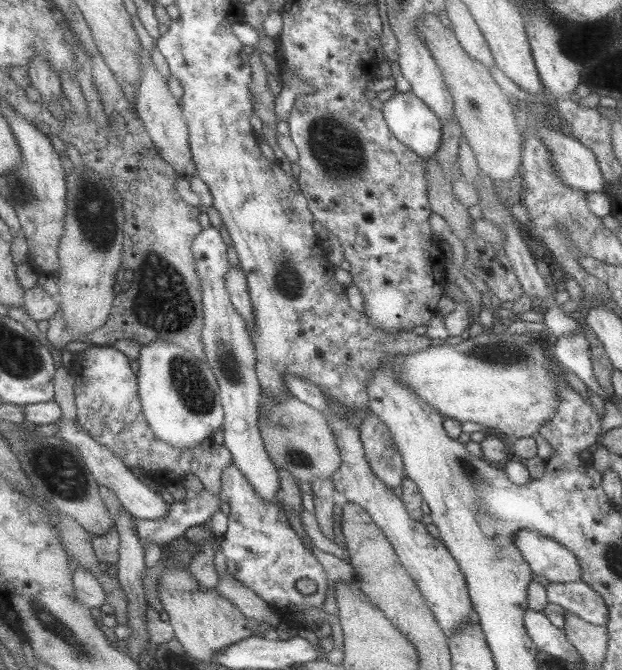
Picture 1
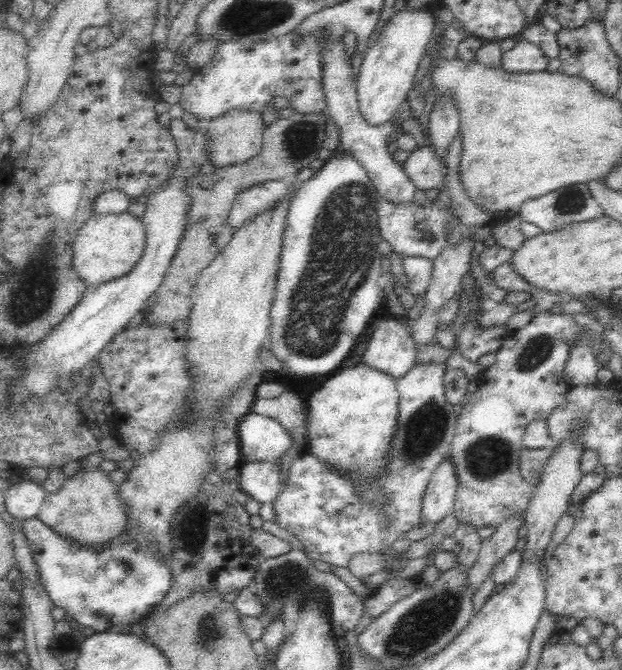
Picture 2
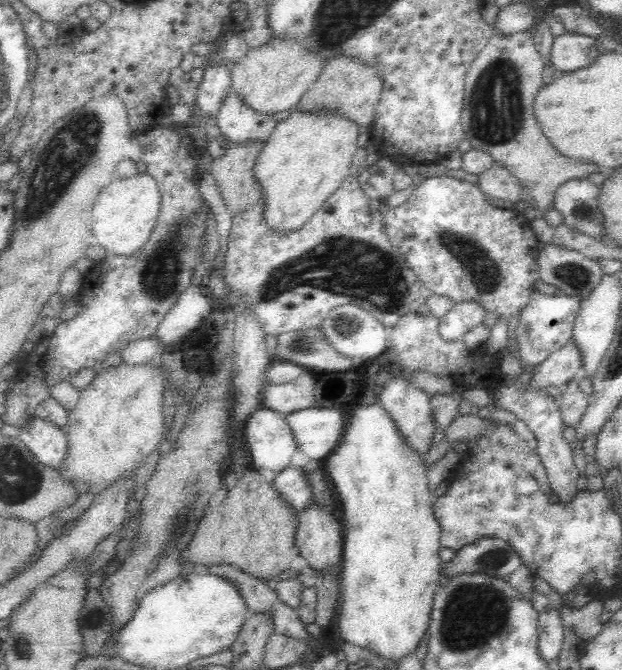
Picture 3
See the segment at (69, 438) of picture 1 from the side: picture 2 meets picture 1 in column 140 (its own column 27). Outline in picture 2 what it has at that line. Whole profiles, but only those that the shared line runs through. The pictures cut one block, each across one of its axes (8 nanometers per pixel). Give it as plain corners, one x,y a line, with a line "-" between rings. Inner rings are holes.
18,480
14,486
10,486
4,494
7,513
15,519
22,520
36,517
47,496
40,484
22,480

